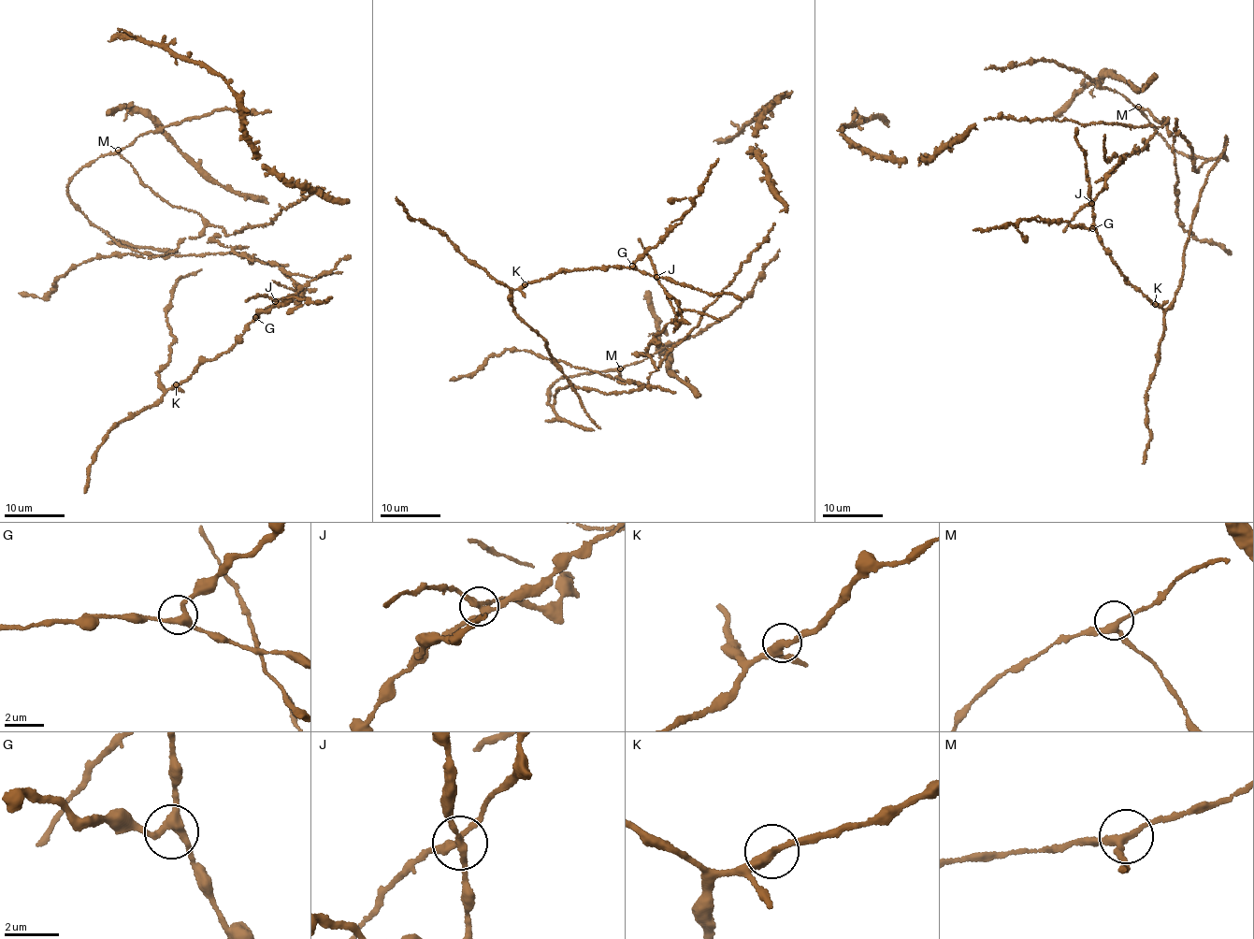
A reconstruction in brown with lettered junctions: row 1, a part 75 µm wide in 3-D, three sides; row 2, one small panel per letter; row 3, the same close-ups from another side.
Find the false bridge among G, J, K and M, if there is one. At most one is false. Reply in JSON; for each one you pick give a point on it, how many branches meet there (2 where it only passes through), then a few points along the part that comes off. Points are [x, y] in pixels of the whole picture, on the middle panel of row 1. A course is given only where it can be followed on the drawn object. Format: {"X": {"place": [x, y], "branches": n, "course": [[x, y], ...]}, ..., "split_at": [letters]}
{"J": {"place": [656, 277], "branches": 4, "course": [[656, 277], [662, 288], [677, 300], [682, 314], [678, 325], [666, 290]]}, "split_at": ["J"]}

